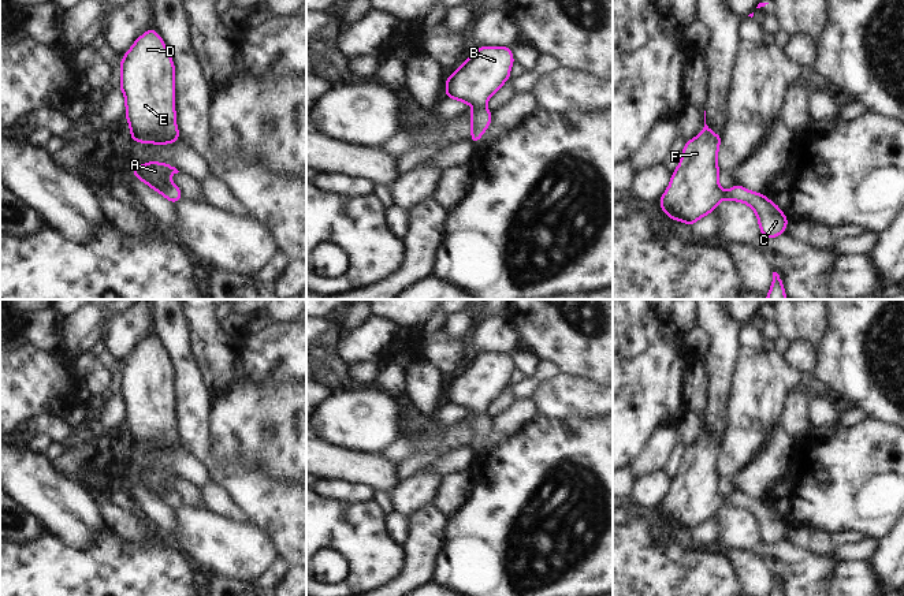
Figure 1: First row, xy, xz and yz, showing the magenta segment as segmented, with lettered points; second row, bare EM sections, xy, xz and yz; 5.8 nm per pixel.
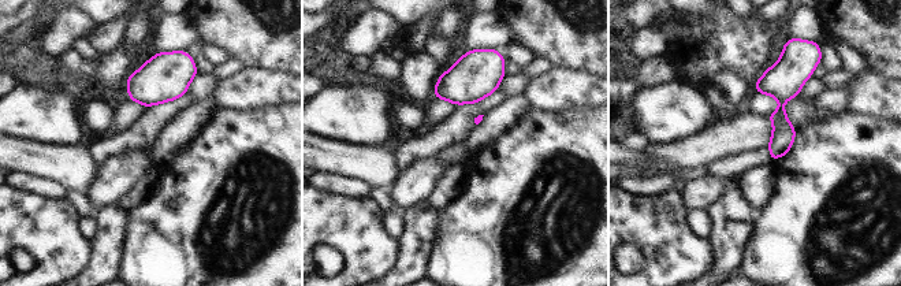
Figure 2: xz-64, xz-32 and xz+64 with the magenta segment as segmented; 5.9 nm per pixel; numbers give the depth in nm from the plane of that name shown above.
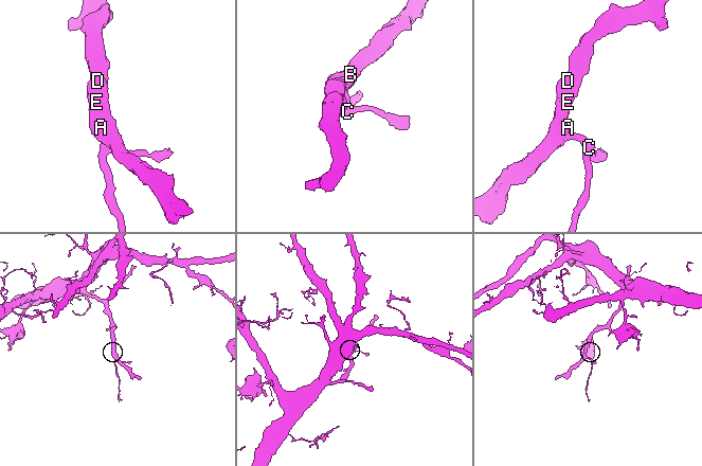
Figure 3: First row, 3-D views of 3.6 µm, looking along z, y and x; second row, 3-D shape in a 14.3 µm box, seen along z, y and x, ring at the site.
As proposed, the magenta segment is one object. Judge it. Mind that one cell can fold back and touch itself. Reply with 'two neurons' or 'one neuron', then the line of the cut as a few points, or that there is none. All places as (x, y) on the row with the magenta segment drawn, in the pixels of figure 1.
one neuron | no cut

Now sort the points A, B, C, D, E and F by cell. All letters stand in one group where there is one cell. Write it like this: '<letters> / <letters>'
A B C D E F

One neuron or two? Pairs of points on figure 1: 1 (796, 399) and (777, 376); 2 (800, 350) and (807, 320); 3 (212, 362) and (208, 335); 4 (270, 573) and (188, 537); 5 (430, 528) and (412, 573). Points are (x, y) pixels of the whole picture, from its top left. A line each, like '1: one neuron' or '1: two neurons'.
1: two neurons
2: two neurons
3: one neuron
4: two neurons
5: one neuron

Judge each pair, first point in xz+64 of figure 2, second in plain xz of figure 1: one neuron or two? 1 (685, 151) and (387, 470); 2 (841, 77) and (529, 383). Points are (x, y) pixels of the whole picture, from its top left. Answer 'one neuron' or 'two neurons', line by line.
1: two neurons
2: one neuron

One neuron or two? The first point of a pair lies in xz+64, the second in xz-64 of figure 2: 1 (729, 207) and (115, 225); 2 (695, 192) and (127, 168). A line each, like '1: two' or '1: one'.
1: one
2: one

